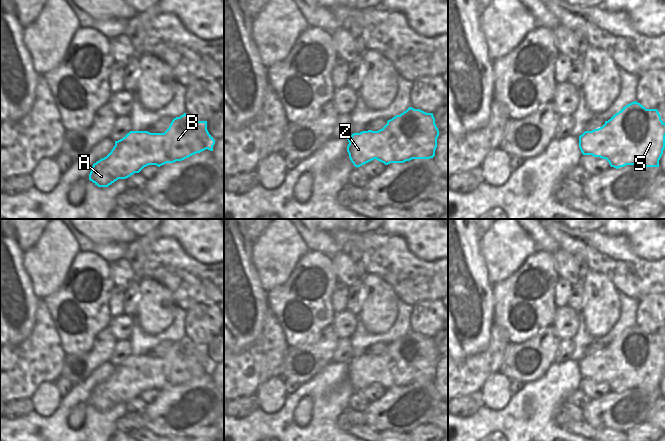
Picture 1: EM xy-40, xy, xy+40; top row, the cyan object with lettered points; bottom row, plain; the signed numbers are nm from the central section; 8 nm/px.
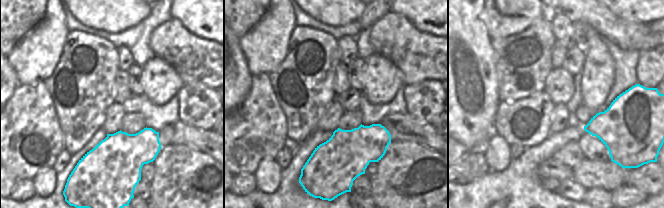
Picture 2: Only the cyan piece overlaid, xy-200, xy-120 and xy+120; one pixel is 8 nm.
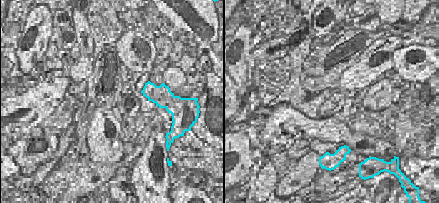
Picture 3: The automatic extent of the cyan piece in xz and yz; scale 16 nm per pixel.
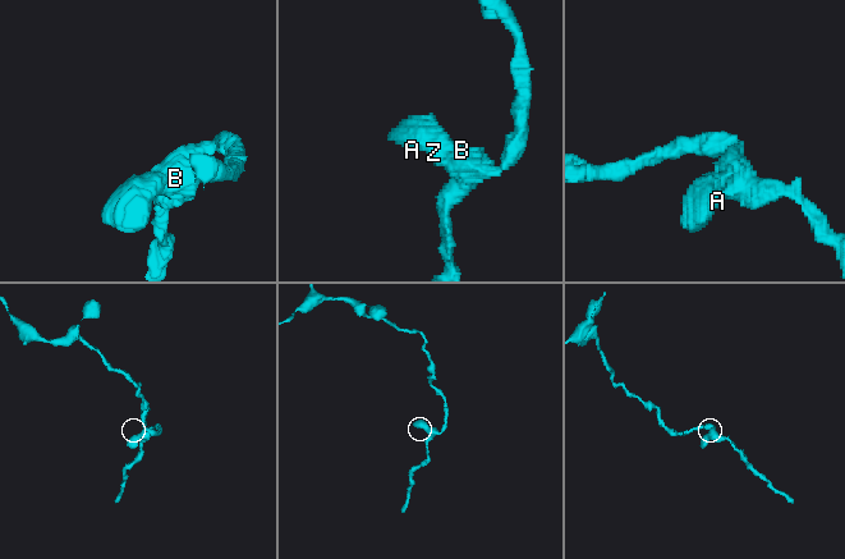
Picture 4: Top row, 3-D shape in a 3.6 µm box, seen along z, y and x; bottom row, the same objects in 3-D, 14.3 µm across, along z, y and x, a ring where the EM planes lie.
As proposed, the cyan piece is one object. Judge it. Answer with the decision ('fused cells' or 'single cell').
single cell

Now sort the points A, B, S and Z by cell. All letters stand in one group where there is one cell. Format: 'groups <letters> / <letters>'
groups A B S Z

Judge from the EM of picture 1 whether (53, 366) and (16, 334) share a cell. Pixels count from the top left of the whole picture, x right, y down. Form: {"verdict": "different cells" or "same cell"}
{"verdict": "different cells"}

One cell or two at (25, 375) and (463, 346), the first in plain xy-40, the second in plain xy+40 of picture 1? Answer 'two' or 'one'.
two

